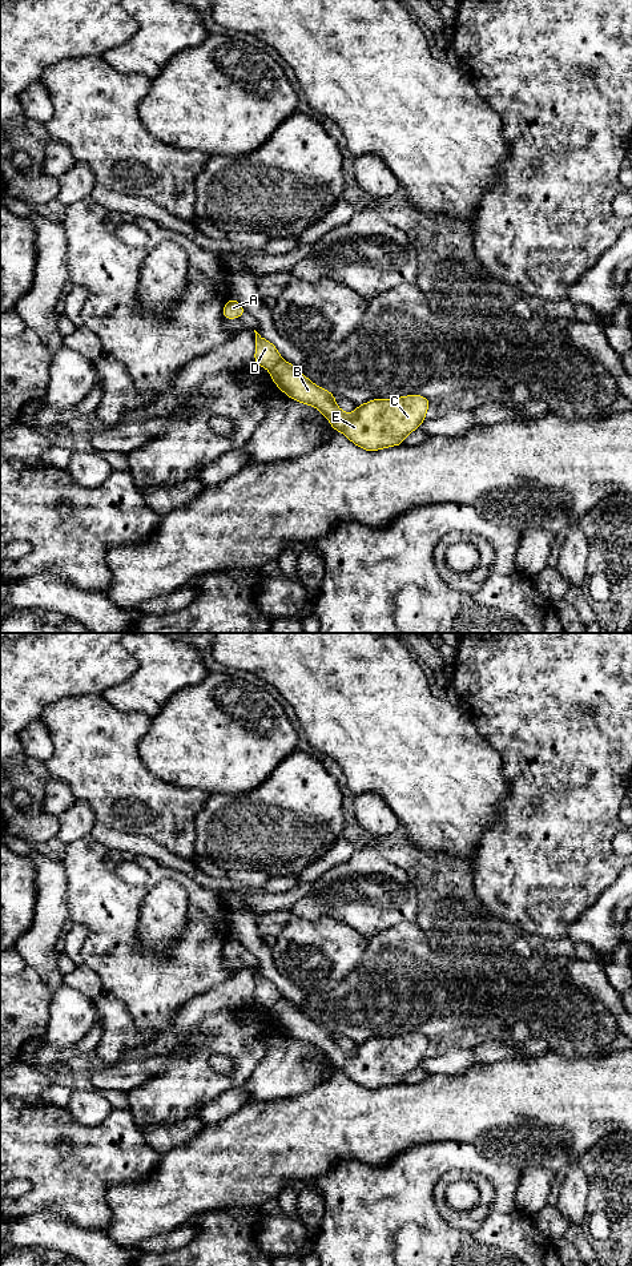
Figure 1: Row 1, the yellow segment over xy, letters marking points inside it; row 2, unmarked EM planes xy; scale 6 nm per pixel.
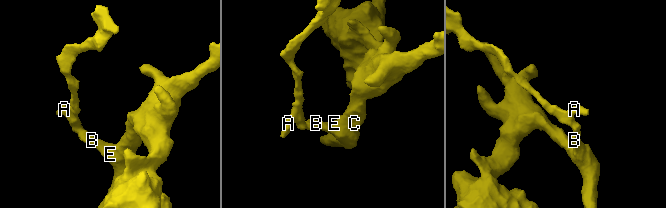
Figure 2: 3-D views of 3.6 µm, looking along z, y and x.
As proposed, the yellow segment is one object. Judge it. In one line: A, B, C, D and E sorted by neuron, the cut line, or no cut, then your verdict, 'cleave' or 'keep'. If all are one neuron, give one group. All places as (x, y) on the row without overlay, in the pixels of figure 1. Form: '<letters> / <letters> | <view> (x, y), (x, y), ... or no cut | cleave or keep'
A D / B C E | xy (281, 998), (270, 1010) | cleave

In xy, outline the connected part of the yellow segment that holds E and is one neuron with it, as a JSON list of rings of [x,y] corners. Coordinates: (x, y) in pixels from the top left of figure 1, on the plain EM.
[[[286,999],[270,1009],[271,1019],[289,1036],[315,1045],[350,1080],[365,1089],[379,1089],[400,1084],[404,1076],[426,1059],[431,1040],[422,1033],[394,1037],[373,1037],[357,1044],[353,1052],[335,1043],[335,1033],[314,1023],[297,1005]]]

